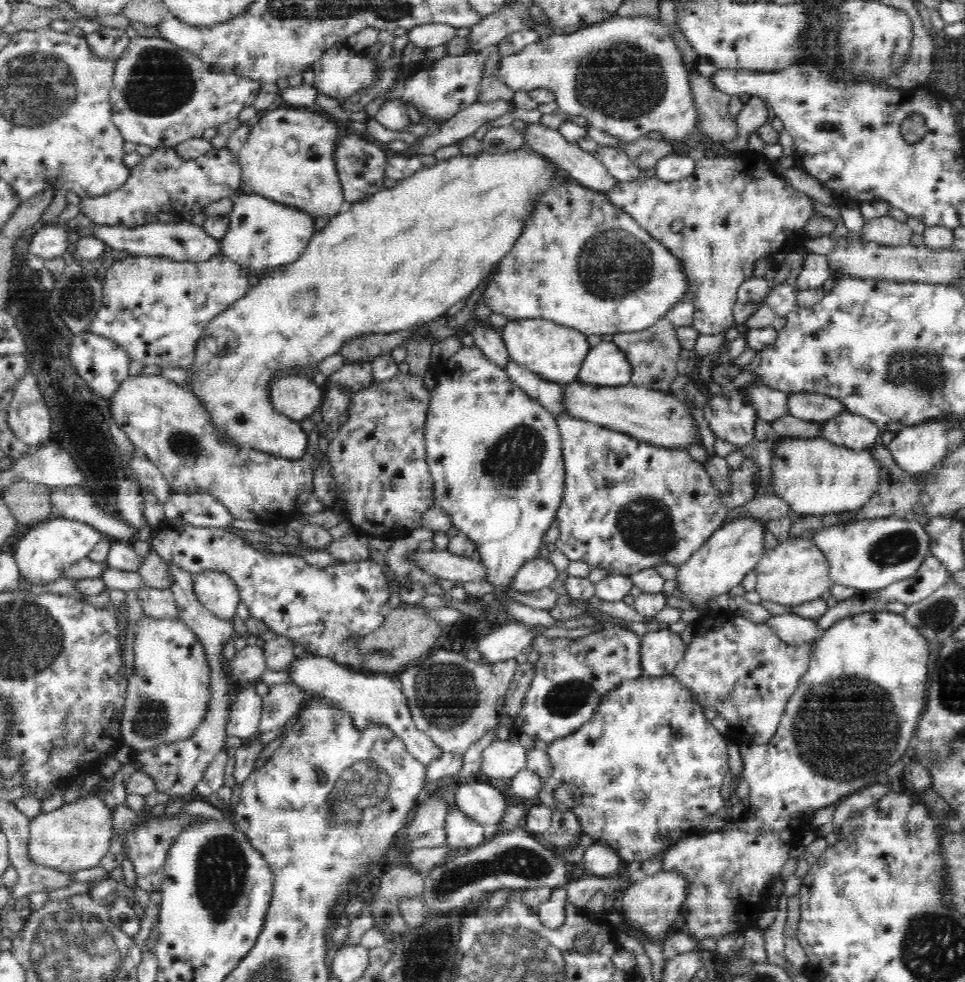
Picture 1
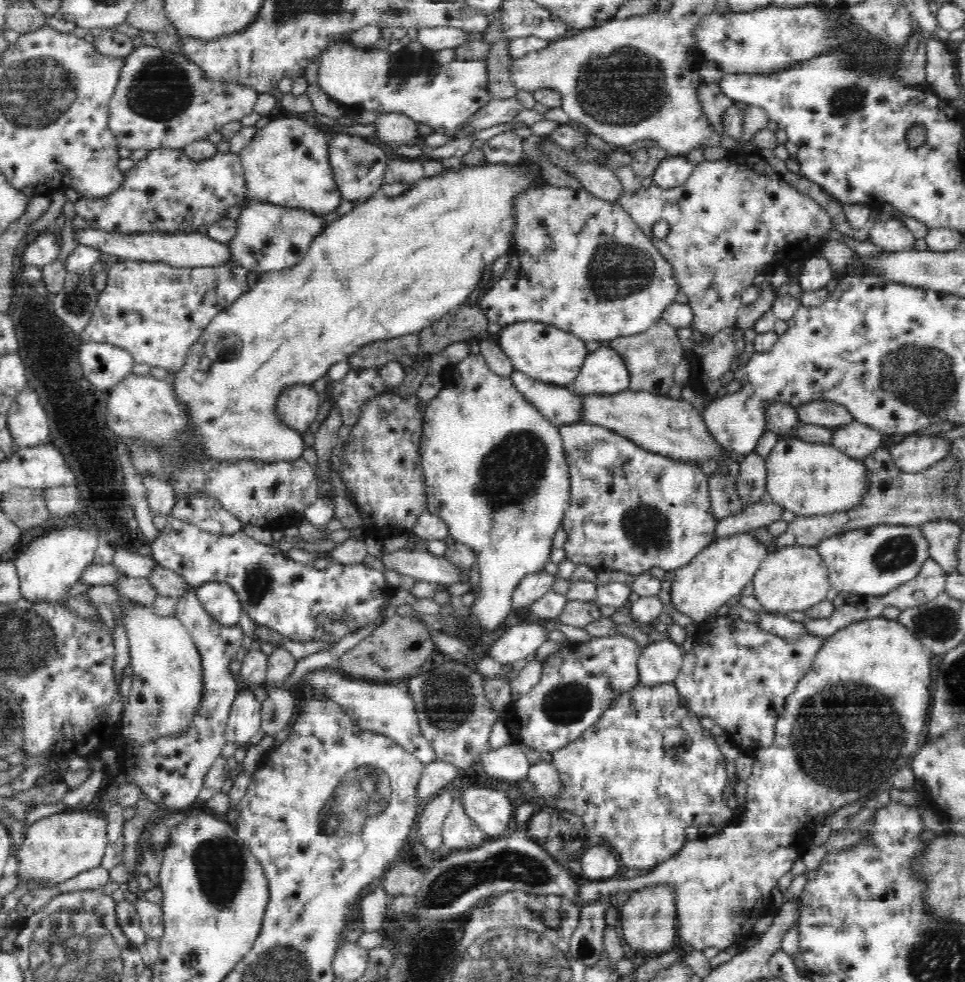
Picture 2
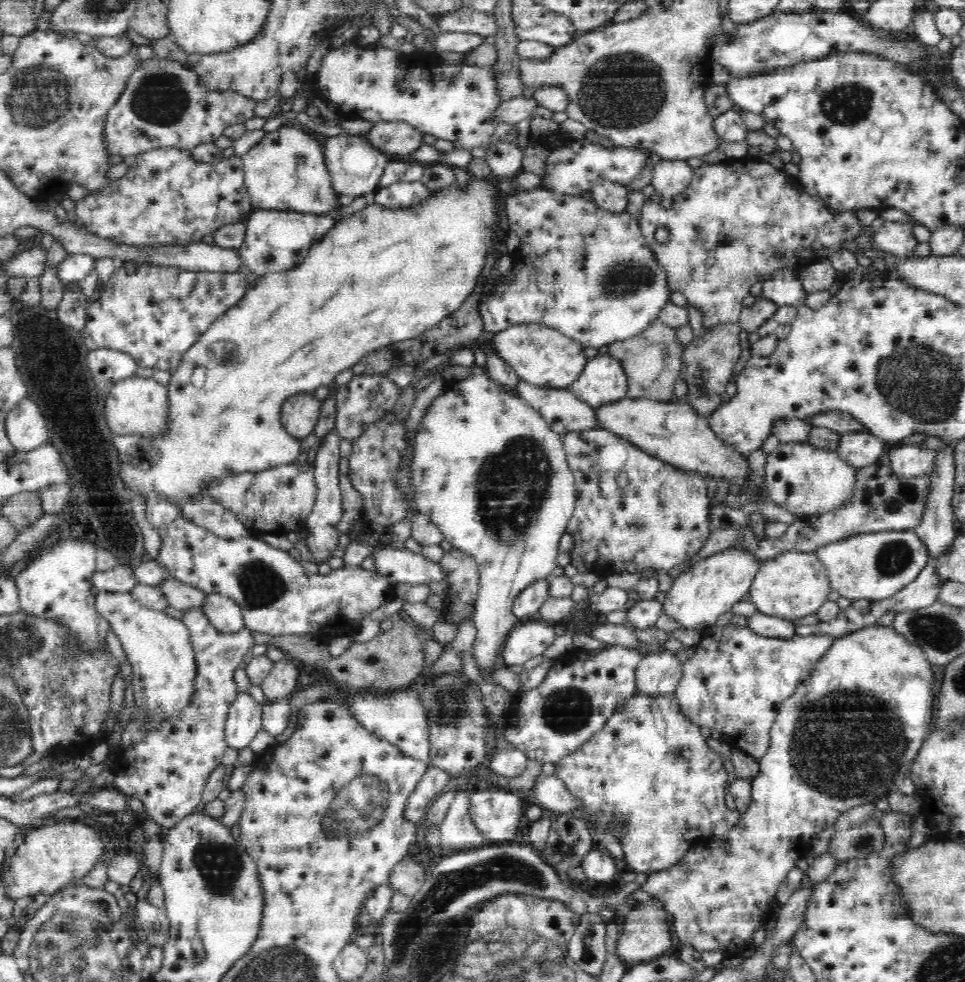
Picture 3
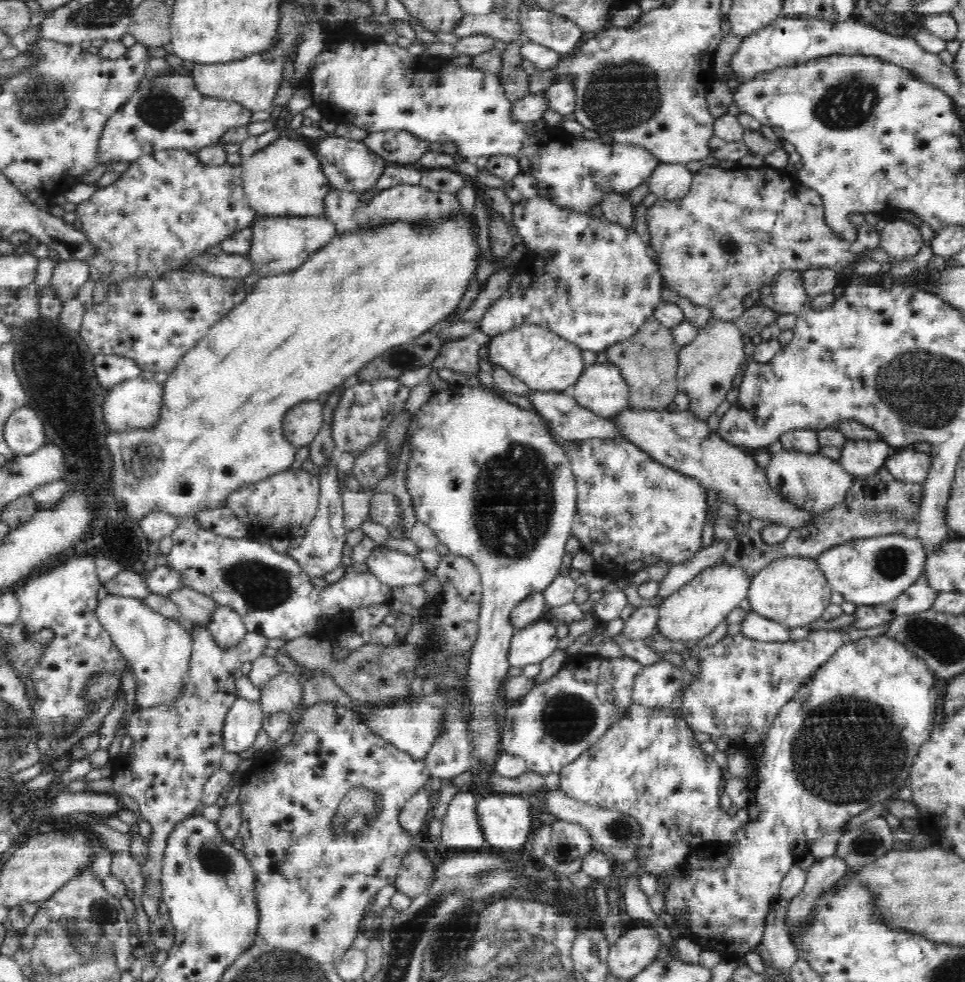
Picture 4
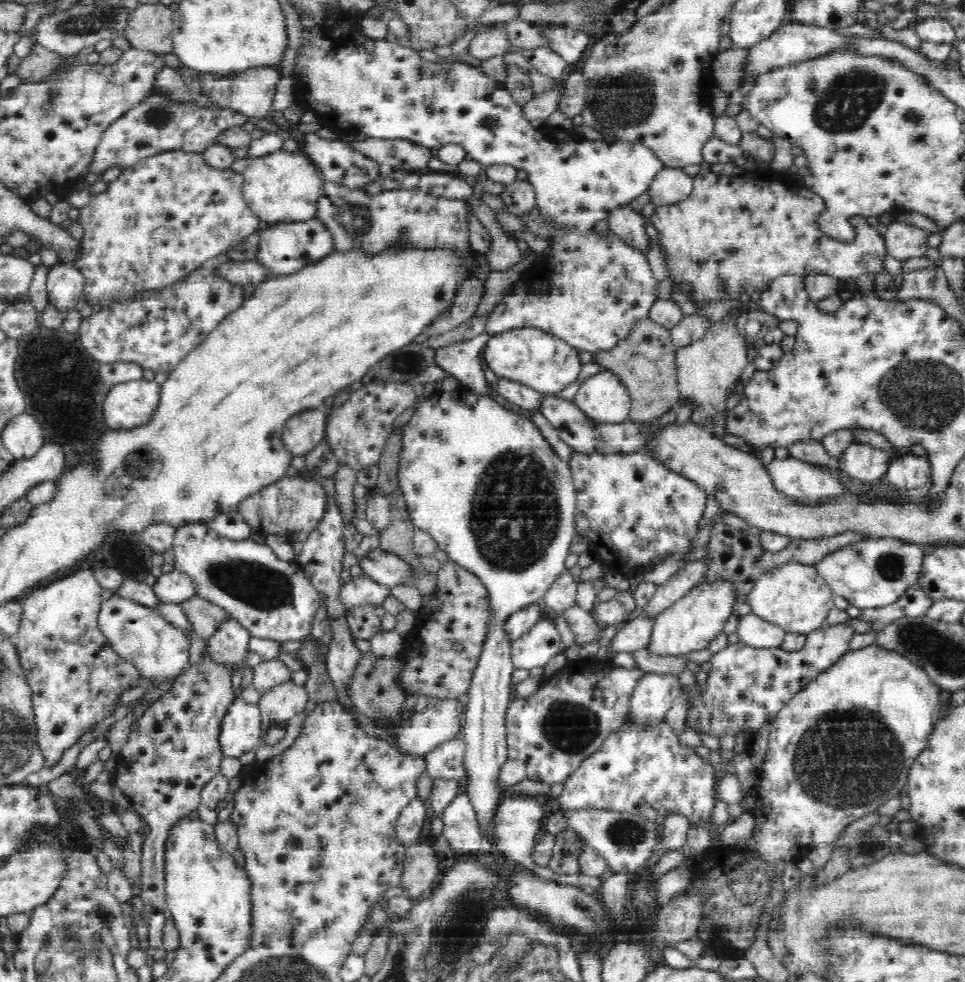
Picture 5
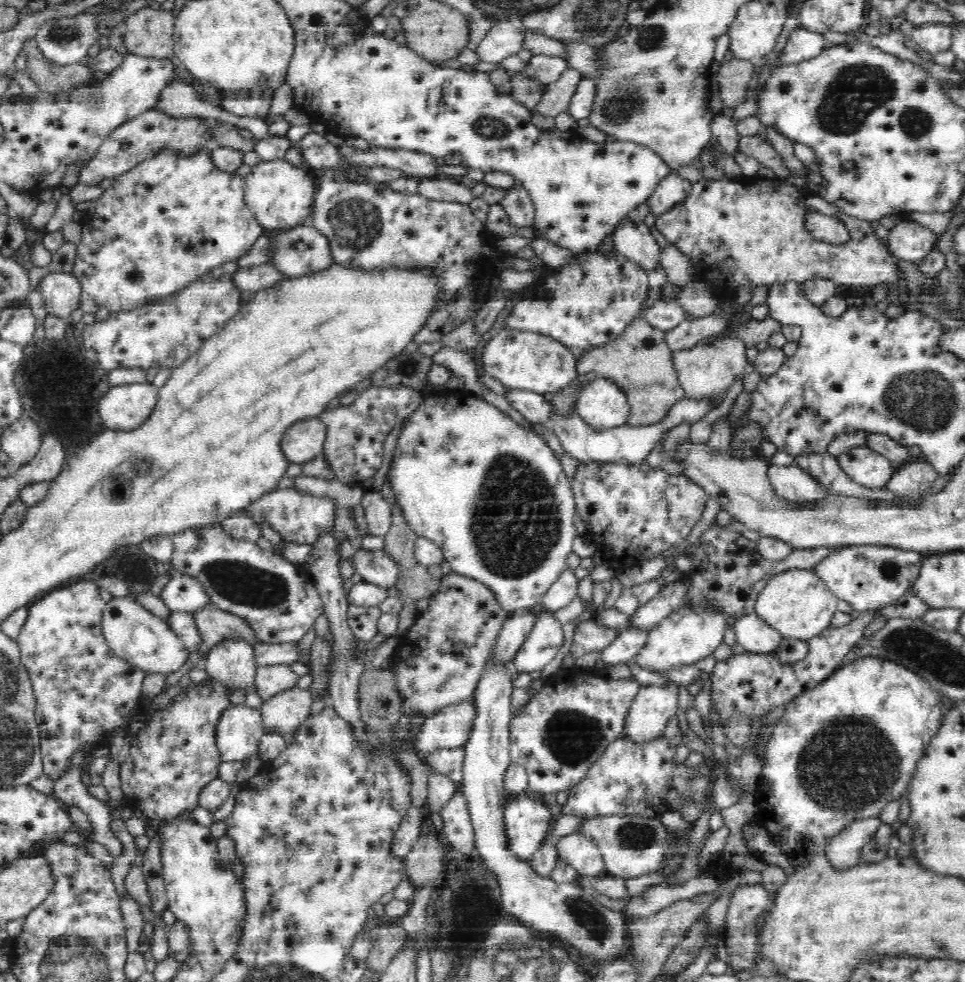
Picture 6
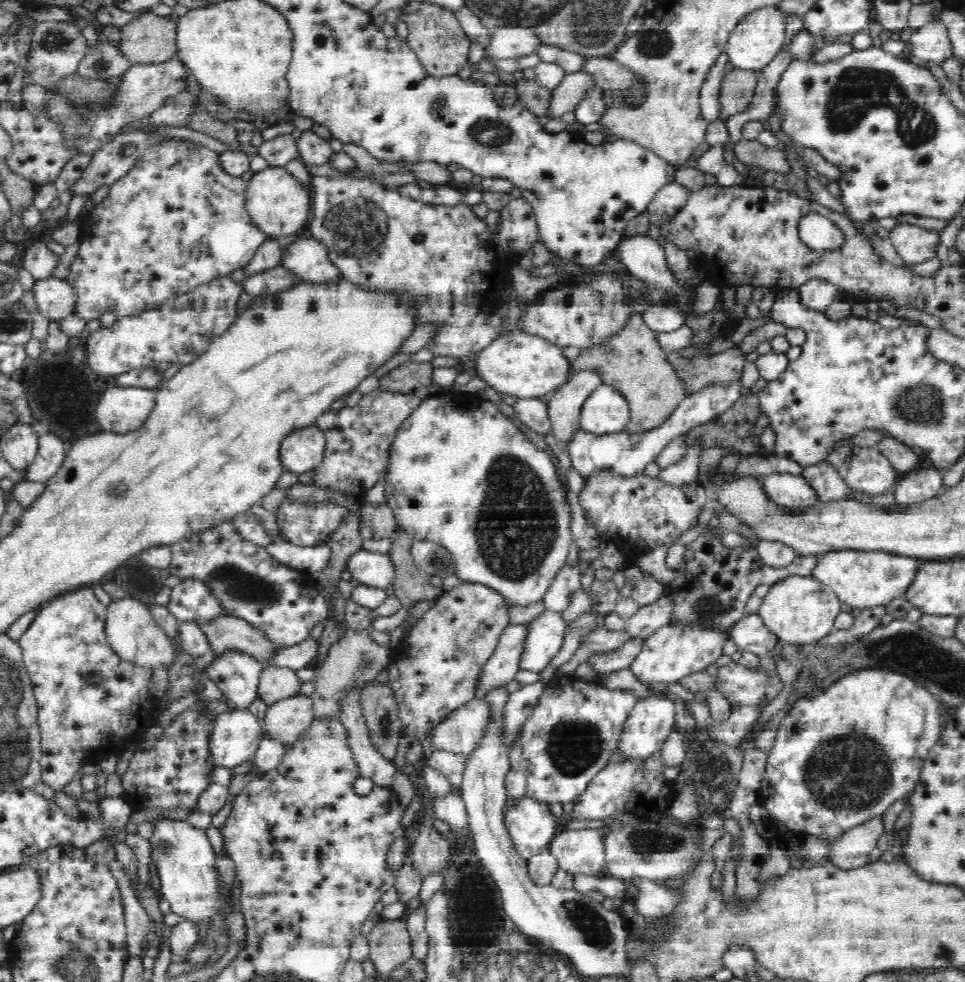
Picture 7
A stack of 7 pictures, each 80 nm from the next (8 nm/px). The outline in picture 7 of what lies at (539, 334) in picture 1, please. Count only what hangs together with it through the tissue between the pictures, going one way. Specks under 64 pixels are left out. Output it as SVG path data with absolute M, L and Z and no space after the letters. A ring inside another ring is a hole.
M524 332L508 334L497 338L484 350L476 354L474 368L476 376L486 382L498 394L514 396L518 400L543 397L567 382L570 367L560 347L556 347L536 335Z

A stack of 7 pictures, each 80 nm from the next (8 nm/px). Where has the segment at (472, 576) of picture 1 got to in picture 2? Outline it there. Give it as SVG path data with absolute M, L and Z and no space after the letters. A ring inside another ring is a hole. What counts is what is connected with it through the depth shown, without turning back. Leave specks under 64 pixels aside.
M408 549L382 552L382 564L388 572L396 572L400 576L410 576L415 582L437 584L456 584L454 568L444 557L435 557L428 551Z

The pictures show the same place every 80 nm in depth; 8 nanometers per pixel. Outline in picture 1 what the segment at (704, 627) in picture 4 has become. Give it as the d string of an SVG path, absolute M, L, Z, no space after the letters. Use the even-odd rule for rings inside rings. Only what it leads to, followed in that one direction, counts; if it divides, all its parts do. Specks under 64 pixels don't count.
M738 517L733 521L724 521L684 564L678 567L678 582L682 592L694 602L694 604L708 604L710 596L726 594L736 584L742 582L742 578L755 568L757 562L764 554L764 539L766 522L754 517Z

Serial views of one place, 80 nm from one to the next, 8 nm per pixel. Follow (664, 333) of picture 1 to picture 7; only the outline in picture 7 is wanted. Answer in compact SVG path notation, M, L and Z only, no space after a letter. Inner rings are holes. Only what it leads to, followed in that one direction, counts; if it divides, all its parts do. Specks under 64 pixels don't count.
M632 315L617 335L612 336L605 344L600 346L584 348L578 357L569 364L570 372L568 374L595 368L602 375L604 383L614 388L628 402L631 421L625 428L625 432L630 433L630 435L641 435L661 427L663 422L673 413L673 410L690 396L685 384L678 379L672 365L666 361L666 353L658 347L654 336L655 333L652 330L646 329L640 315Z

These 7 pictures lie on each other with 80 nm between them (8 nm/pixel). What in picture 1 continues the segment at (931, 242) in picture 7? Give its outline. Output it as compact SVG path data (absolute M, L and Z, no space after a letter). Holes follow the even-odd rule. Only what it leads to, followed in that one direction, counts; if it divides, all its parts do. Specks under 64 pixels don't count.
M887 214L866 221L859 233L867 241L892 247L906 246L913 235L907 223L900 222Z

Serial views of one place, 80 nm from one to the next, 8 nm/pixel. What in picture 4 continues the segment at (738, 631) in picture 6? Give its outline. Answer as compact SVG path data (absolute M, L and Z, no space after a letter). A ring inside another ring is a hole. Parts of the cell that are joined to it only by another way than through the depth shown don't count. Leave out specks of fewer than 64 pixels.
M746 613L741 624L740 634L745 639L762 644L788 642L789 630L780 623L764 618L760 614Z

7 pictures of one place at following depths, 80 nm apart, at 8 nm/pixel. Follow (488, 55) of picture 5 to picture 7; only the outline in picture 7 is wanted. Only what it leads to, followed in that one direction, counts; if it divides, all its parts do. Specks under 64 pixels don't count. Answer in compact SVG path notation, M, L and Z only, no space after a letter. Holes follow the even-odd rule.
M510 26L491 31L489 55L493 59L520 60L531 54L540 54L546 46L531 27Z

